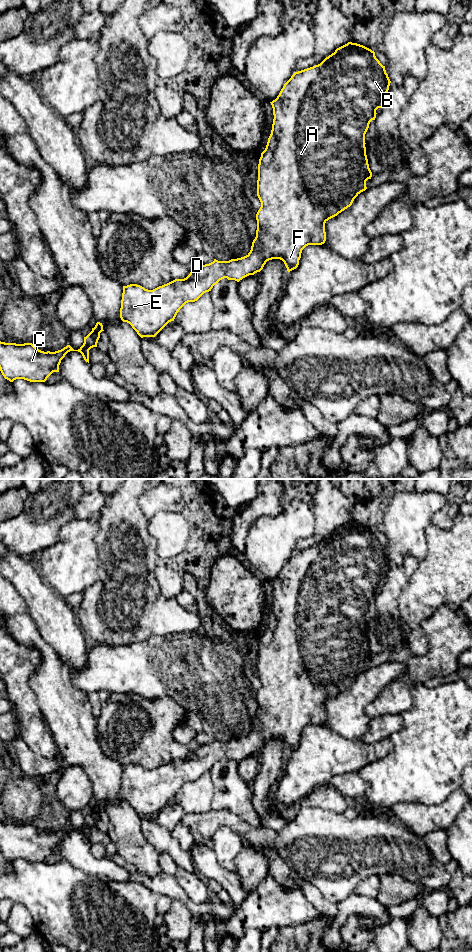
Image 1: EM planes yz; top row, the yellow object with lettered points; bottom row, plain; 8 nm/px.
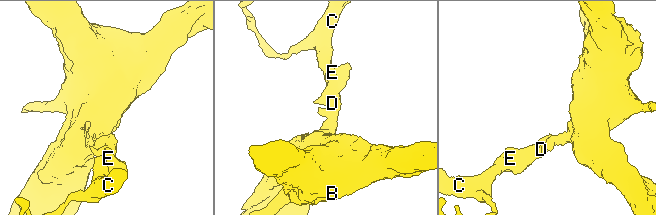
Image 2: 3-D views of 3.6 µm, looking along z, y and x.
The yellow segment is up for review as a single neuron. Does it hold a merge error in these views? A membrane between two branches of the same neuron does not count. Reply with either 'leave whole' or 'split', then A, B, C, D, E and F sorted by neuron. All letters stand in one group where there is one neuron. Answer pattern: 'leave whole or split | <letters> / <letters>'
leave whole | A B C D E F

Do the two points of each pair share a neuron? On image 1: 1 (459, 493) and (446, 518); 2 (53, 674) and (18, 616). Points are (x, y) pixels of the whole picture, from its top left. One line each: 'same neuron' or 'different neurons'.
1: same neuron
2: same neuron

